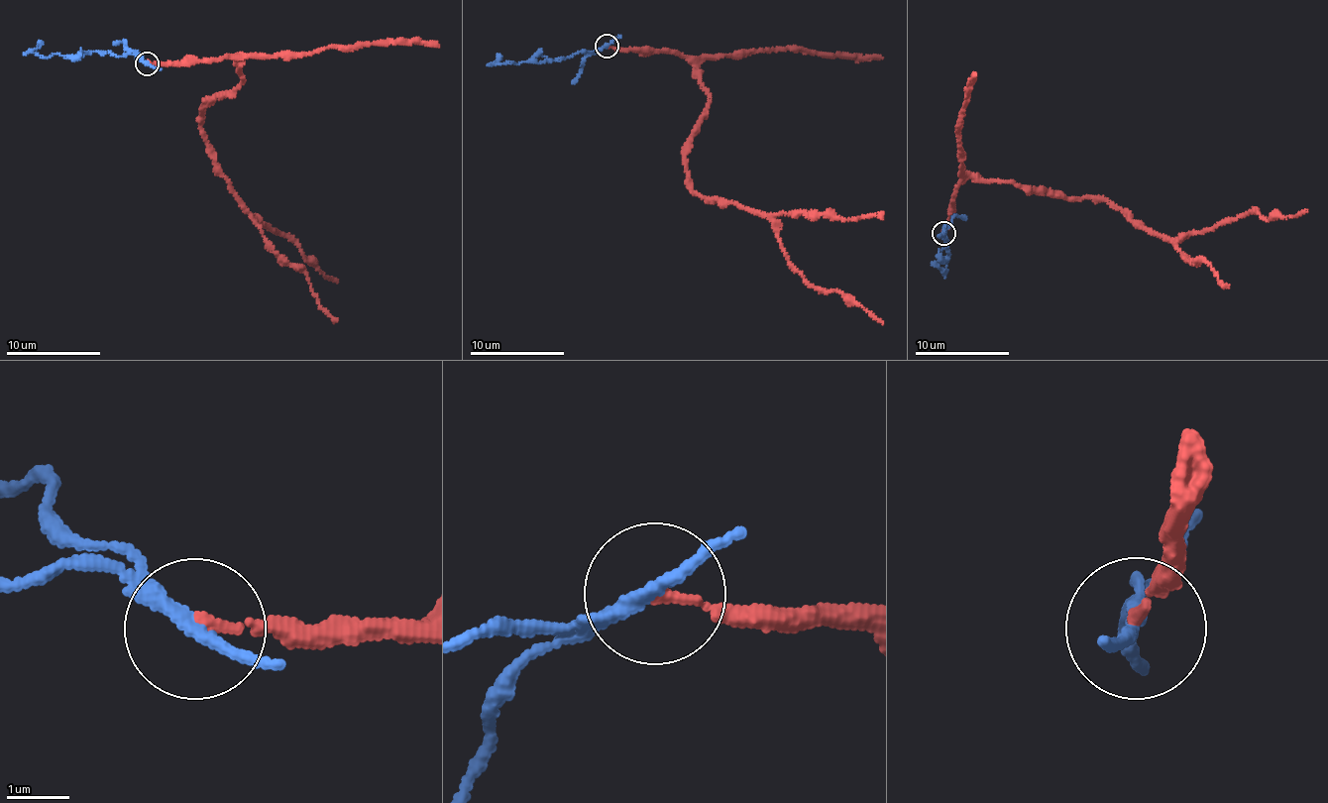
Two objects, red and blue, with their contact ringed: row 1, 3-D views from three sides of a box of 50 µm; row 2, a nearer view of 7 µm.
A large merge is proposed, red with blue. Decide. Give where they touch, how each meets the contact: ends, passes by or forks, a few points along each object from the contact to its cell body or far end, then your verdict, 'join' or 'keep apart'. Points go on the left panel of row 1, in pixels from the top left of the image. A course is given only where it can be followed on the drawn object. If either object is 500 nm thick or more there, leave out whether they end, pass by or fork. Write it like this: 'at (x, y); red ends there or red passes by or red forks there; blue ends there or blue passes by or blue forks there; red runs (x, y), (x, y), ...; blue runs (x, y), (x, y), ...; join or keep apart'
at (147, 63); red ends there; blue passes by; red runs (148, 63), (238, 59), (239, 87), (203, 106), (198, 121), (257, 224), (289, 237), (326, 277), (337, 281); blue runs (148, 63), (133, 55), (119, 56), (105, 52), (88, 51), (75, 57), (40, 56), (36, 50), (41, 41); keep apart

